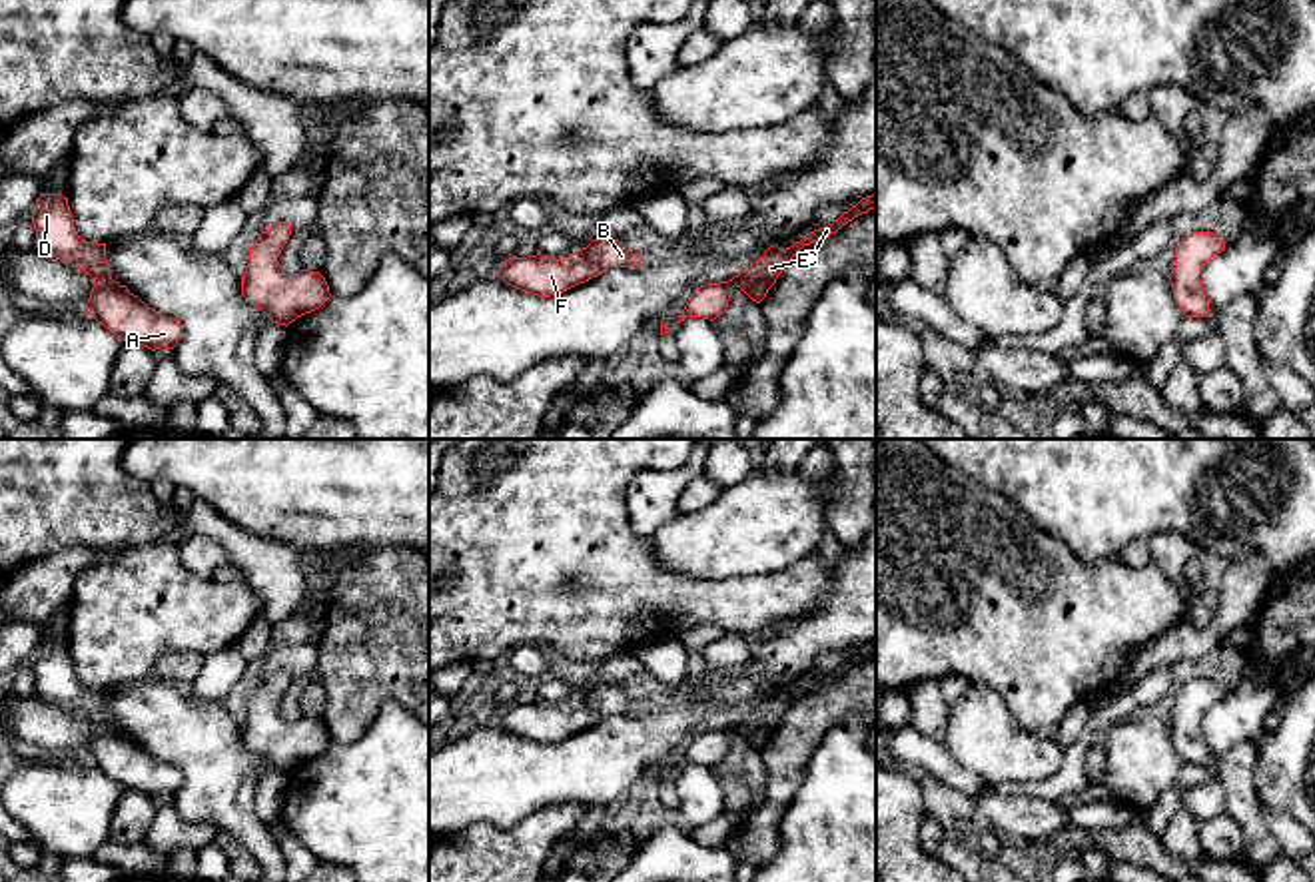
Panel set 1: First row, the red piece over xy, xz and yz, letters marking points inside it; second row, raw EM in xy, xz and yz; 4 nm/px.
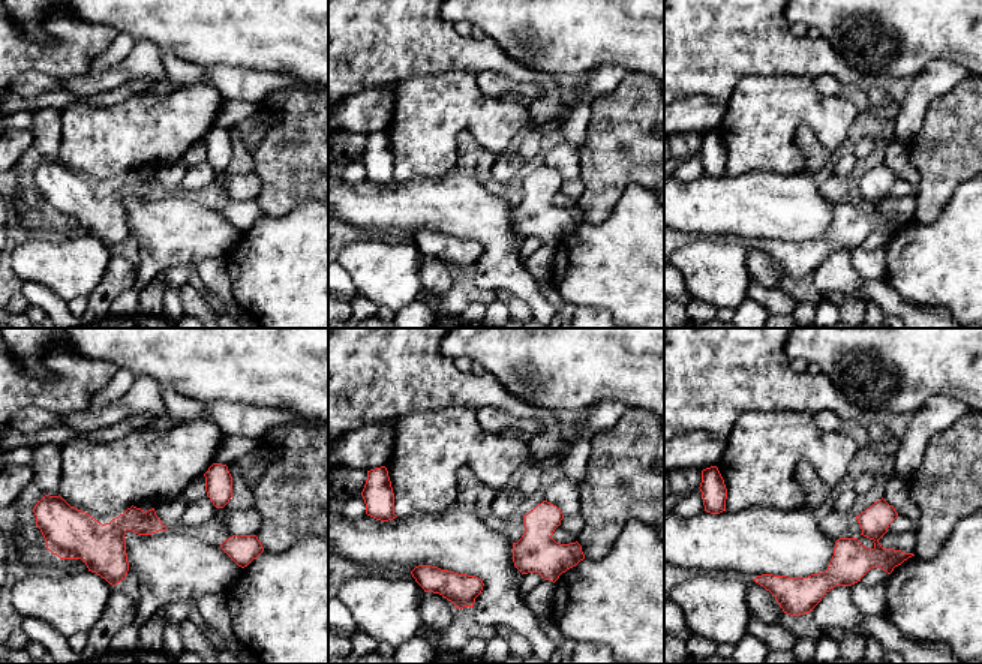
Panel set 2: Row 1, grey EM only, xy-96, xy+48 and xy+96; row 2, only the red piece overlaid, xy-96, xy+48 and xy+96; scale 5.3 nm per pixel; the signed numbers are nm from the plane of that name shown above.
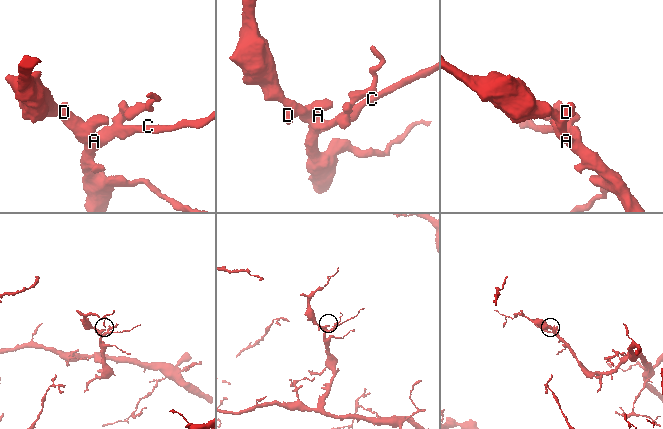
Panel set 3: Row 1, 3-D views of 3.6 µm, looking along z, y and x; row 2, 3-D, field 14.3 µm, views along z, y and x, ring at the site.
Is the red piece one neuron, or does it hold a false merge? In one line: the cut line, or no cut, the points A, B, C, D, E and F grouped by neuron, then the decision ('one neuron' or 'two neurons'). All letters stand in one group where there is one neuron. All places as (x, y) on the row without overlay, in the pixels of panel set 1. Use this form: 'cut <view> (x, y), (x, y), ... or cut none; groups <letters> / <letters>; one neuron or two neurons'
cut none; groups A B C D E F; one neuron

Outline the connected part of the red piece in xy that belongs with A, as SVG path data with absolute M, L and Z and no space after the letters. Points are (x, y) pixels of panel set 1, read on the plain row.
M40 641L32 655L32 670L40 698L84 716L94 726L86 760L126 790L138 790L152 798L178 792L180 770L148 754L126 732L112 726L106 690L86 688L78 682L68 645Z

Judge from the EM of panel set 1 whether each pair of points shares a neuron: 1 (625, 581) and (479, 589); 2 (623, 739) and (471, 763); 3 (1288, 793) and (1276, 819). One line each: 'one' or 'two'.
1: one
2: one
3: two

